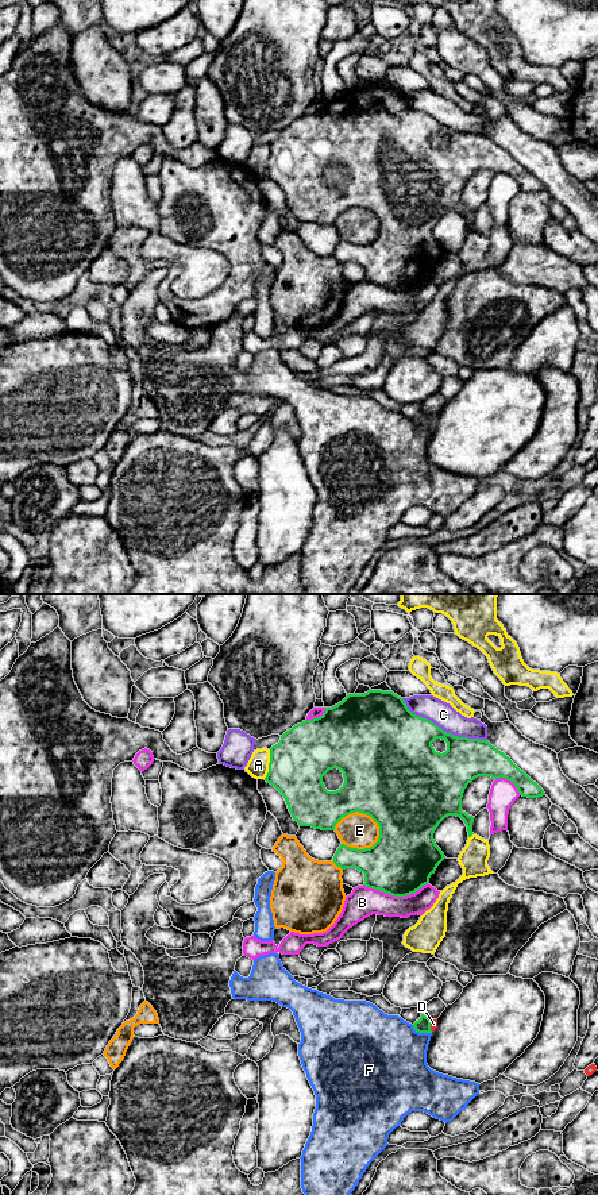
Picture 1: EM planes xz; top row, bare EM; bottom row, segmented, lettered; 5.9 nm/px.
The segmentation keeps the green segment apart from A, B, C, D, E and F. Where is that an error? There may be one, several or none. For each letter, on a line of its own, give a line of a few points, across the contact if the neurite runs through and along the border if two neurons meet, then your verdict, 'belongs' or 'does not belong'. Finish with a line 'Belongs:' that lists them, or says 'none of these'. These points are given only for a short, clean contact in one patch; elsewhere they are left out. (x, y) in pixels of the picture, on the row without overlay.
A: does not belong
B: does not belong
C: does not belong
D: line xz (432, 415), (431, 426); does not belong
E: does not belong
F: does not belong
Belongs: none of these

